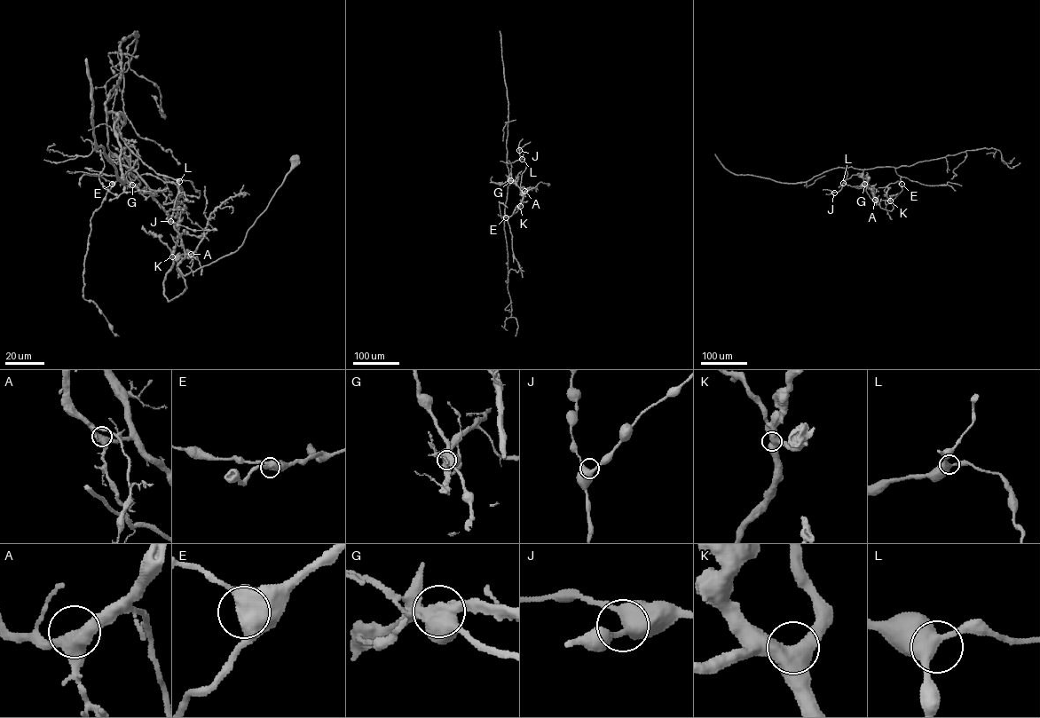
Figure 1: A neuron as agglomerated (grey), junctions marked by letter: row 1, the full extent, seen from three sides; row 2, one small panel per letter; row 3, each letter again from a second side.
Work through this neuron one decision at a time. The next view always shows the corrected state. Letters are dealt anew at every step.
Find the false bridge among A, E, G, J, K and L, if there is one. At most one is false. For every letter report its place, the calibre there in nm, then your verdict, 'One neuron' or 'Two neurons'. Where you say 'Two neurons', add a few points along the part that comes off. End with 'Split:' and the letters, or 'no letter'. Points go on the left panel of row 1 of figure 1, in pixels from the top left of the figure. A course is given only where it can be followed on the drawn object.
A: Place: (191, 254). Thickness 440 nm. One neuron
E: Place: (112, 184). Thickness 480 nm. One neuron
G: Place: (132, 185). Thickness 500 nm. Two neurons. Course of the part to remove: (132, 185), (151, 195), (180, 237), (177, 266), (186, 287), (169, 301), (164, 281), (179, 222), (174, 200)
J: Place: (170, 221). Thickness 440 nm. One neuron
K: Place: (172, 256). Thickness 500 nm. One neuron
L: Place: (179, 181). Thickness 420 nm. One neuron
Split: G

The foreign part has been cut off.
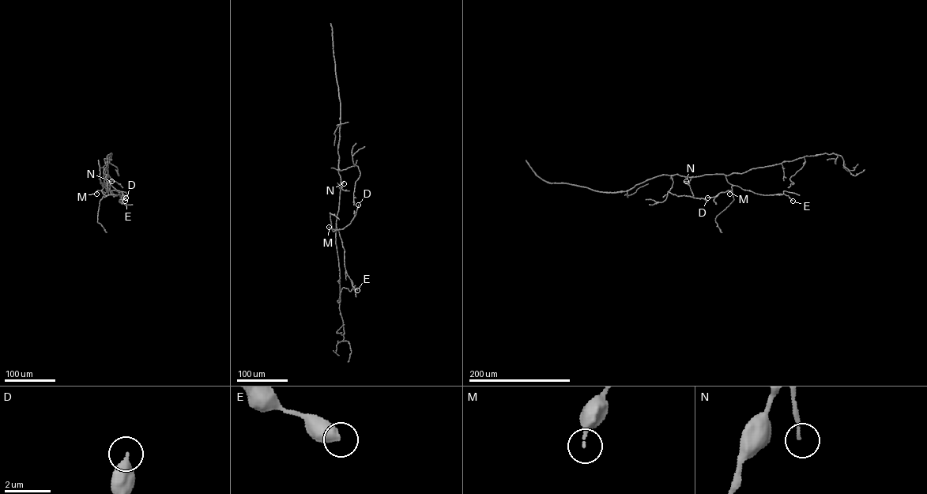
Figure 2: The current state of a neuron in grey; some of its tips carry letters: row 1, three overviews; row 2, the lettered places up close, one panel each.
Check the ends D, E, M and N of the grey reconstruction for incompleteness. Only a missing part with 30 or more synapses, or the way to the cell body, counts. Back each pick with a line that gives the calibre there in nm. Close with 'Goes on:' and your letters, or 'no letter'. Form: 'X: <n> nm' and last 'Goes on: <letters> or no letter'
Goes on: no letter

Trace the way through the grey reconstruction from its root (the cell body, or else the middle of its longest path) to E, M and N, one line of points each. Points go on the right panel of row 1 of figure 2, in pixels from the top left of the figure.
E: (699, 175), (724, 174), (728, 182), (743, 189), (763, 194), (784, 194), (793, 201)
M: (699, 175), (724, 174), (732, 185), (732, 192), (730, 190), (729, 194)
N: (699, 175), (686, 181)

